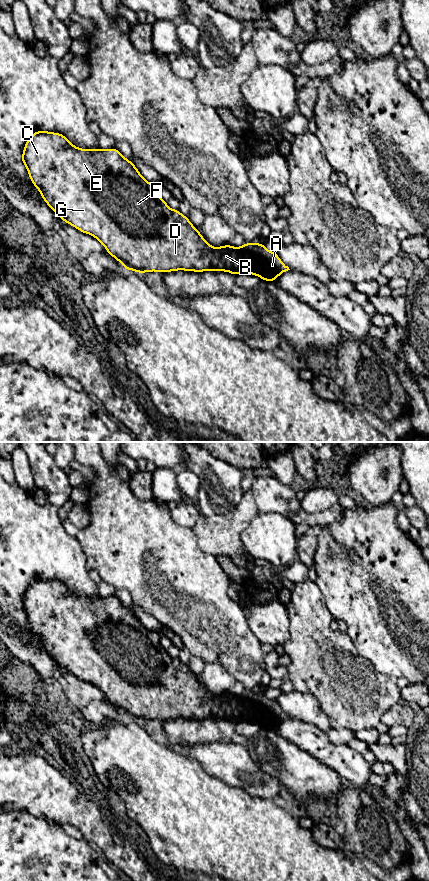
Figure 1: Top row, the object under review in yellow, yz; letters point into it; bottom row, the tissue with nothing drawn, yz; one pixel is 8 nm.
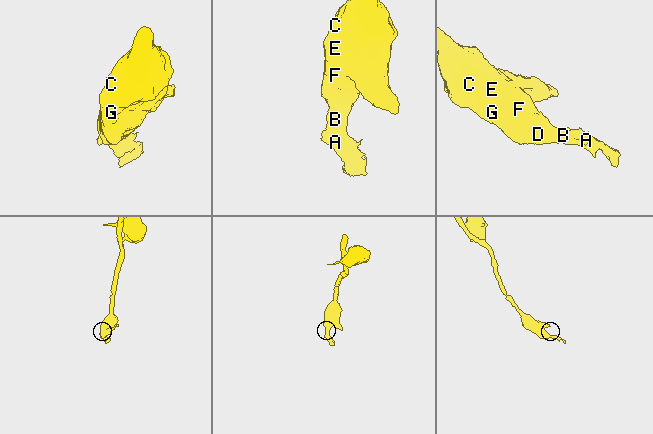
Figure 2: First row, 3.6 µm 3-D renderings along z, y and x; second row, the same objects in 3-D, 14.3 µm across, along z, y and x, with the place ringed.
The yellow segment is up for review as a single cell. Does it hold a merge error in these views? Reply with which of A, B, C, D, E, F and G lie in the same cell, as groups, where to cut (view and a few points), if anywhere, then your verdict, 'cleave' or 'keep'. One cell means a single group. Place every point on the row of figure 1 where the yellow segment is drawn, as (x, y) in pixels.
A B C D E F G | no cut | keep

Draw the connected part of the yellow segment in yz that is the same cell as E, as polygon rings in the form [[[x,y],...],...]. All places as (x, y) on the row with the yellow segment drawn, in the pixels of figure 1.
[[[38,130],[27,140],[23,149],[23,155],[20,159],[26,165],[32,184],[38,188],[43,200],[47,203],[47,205],[51,207],[52,210],[64,222],[72,225],[83,233],[94,236],[99,242],[103,244],[108,254],[114,257],[117,261],[120,261],[126,270],[133,270],[140,274],[150,271],[167,273],[176,270],[195,272],[203,272],[208,270],[211,270],[212,272],[227,271],[234,276],[240,273],[257,275],[262,280],[269,282],[274,282],[281,273],[290,270],[289,267],[280,260],[276,252],[270,252],[265,248],[264,243],[245,243],[240,248],[235,248],[231,245],[223,245],[221,247],[213,248],[209,243],[206,242],[200,232],[191,224],[187,216],[182,215],[178,209],[172,210],[168,207],[167,202],[160,198],[159,189],[155,185],[147,182],[135,167],[134,163],[124,158],[117,148],[110,148],[108,150],[102,150],[100,148],[95,150],[79,149],[75,145],[71,144],[61,133]]]

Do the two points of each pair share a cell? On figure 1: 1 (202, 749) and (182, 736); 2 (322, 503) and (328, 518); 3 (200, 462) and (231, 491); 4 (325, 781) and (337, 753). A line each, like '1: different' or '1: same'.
1: different
2: different
3: same
4: different

